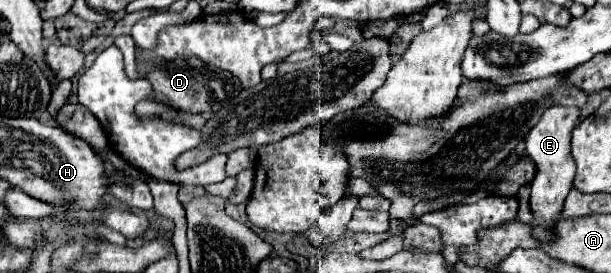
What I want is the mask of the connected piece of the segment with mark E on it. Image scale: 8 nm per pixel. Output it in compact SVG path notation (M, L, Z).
M550 106L544 114L542 120L530 130L526 138L526 152L528 156L536 162L536 178L532 182L532 194L530 194L530 206L536 216L534 220L534 236L542 242L548 242L554 238L552 226L556 220L560 220L562 204L572 190L572 180L576 174L576 162L572 160L570 154L570 138L572 130L576 128L580 110L578 108L568 108L568 106Z

